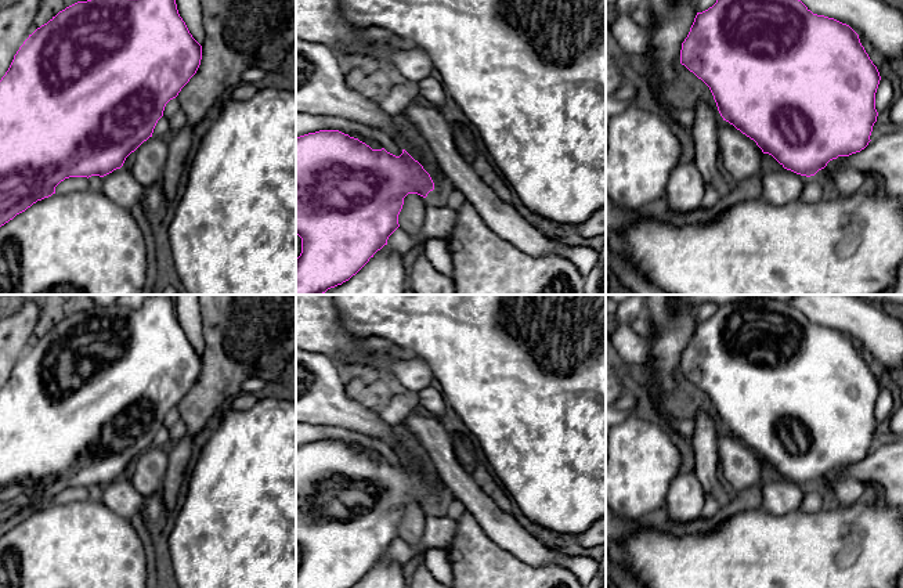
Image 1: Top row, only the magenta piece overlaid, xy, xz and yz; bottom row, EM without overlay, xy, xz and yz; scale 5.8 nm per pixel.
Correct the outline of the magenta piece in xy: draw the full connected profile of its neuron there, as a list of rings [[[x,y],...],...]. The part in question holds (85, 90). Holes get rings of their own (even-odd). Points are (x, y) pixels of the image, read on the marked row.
[[[87,0],[77,1],[59,11],[47,24],[37,28],[19,47],[0,80],[0,227],[25,212],[37,201],[55,194],[55,187],[69,177],[104,177],[120,169],[126,158],[152,137],[166,104],[196,73],[202,59],[202,46],[192,37],[178,14],[176,0]]]

